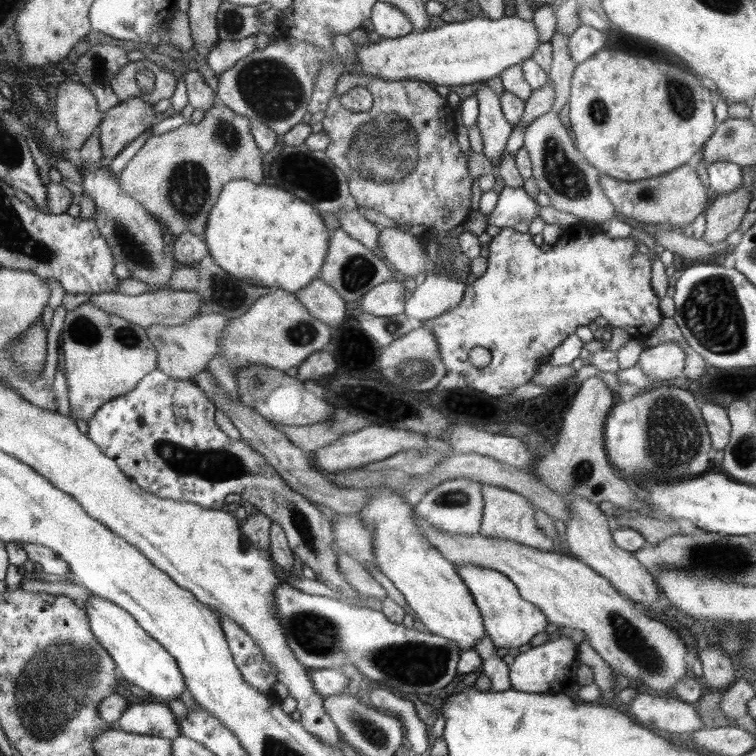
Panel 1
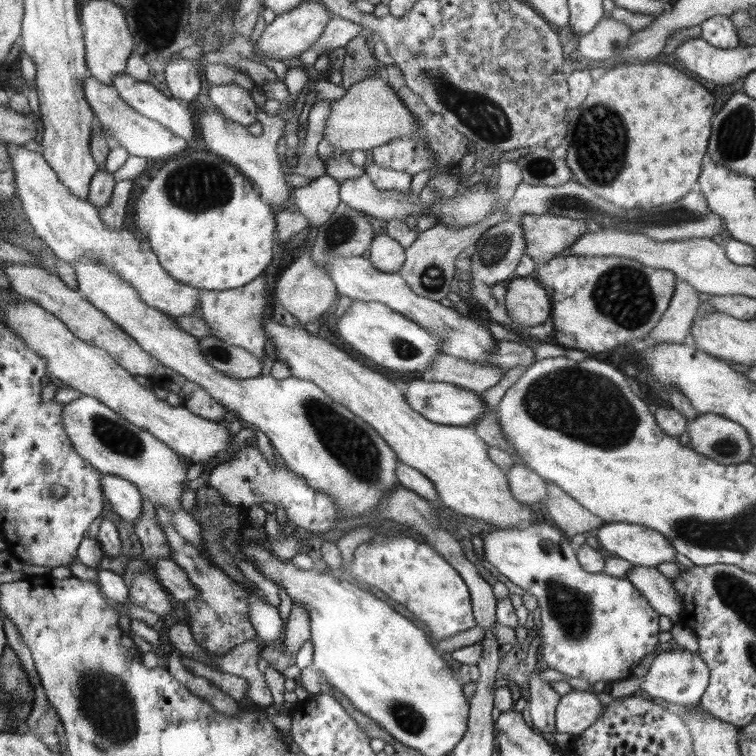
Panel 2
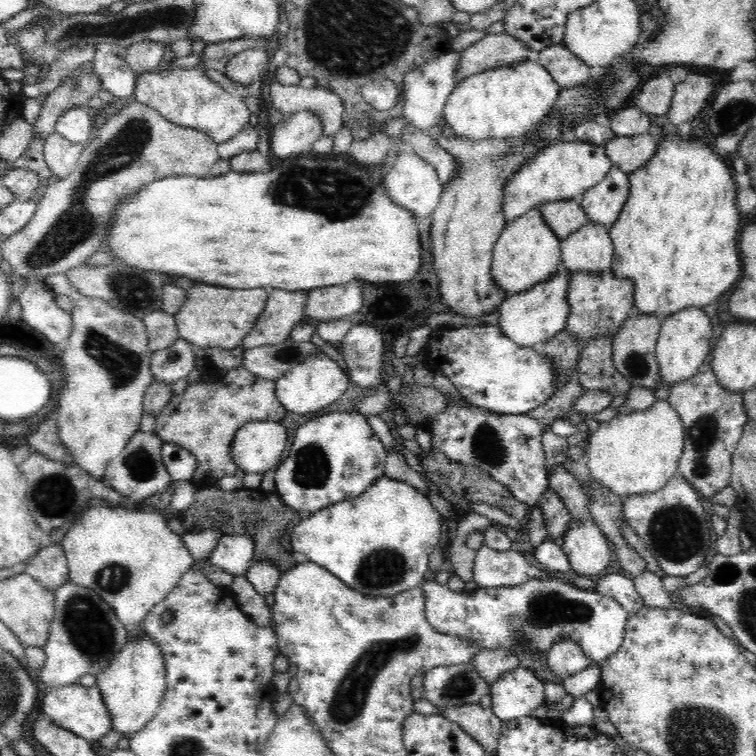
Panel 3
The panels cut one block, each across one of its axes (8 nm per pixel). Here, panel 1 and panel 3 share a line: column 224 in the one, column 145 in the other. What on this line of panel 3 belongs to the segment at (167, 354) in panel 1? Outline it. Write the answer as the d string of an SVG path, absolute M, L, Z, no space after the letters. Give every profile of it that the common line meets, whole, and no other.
M162 309L150 312L142 318L146 327L149 341L149 353L161 349L168 349L179 339L179 332L173 314L168 314Z

